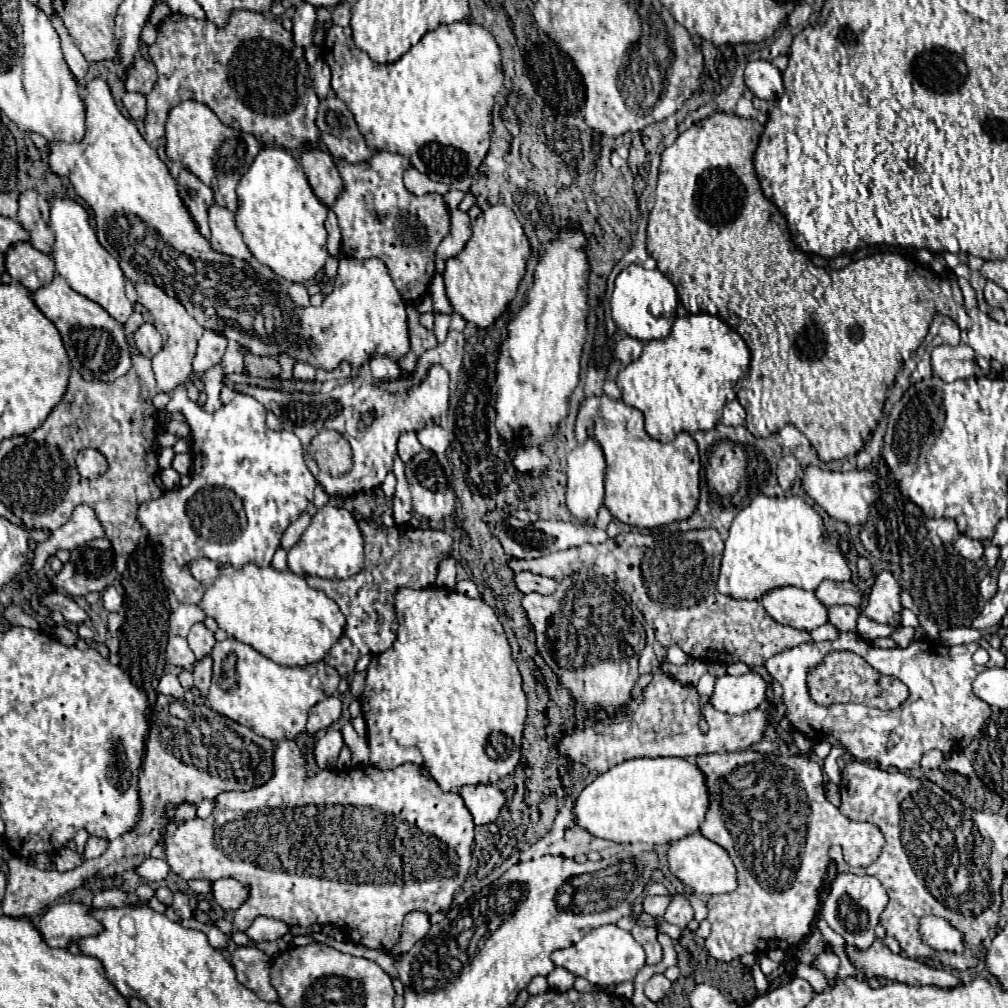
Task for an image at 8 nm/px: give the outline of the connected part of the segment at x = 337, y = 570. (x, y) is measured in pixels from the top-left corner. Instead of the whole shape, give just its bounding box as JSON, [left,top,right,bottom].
[288,498,364,578]

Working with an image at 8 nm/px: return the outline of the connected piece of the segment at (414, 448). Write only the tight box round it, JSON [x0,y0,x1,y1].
[398,432,422,464]

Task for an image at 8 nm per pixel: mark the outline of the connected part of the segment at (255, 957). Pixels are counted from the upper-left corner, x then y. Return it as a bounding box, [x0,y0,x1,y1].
[230,946,278,1002]

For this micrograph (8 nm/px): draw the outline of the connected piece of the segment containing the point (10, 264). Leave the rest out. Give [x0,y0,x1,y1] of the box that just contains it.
[4,242,54,292]

